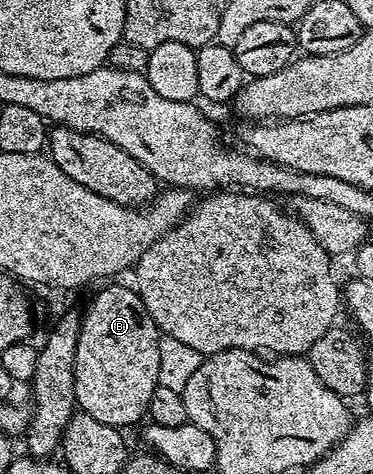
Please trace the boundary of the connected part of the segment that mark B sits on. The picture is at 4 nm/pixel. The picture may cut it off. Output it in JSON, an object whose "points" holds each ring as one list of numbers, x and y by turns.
{"points":[[110,282,102,286,107,288,100,289,91,298,86,312,81,313,80,338,76,342,74,399,77,407,83,412,92,414,96,422,104,422,104,426,126,430,129,424,143,423,148,413,148,402,152,402,152,390,156,390,159,386,162,336,156,322,152,322,152,314,144,310,144,302,138,297,137,291,133,287,125,288,122,284,114,283,118,282]]}

